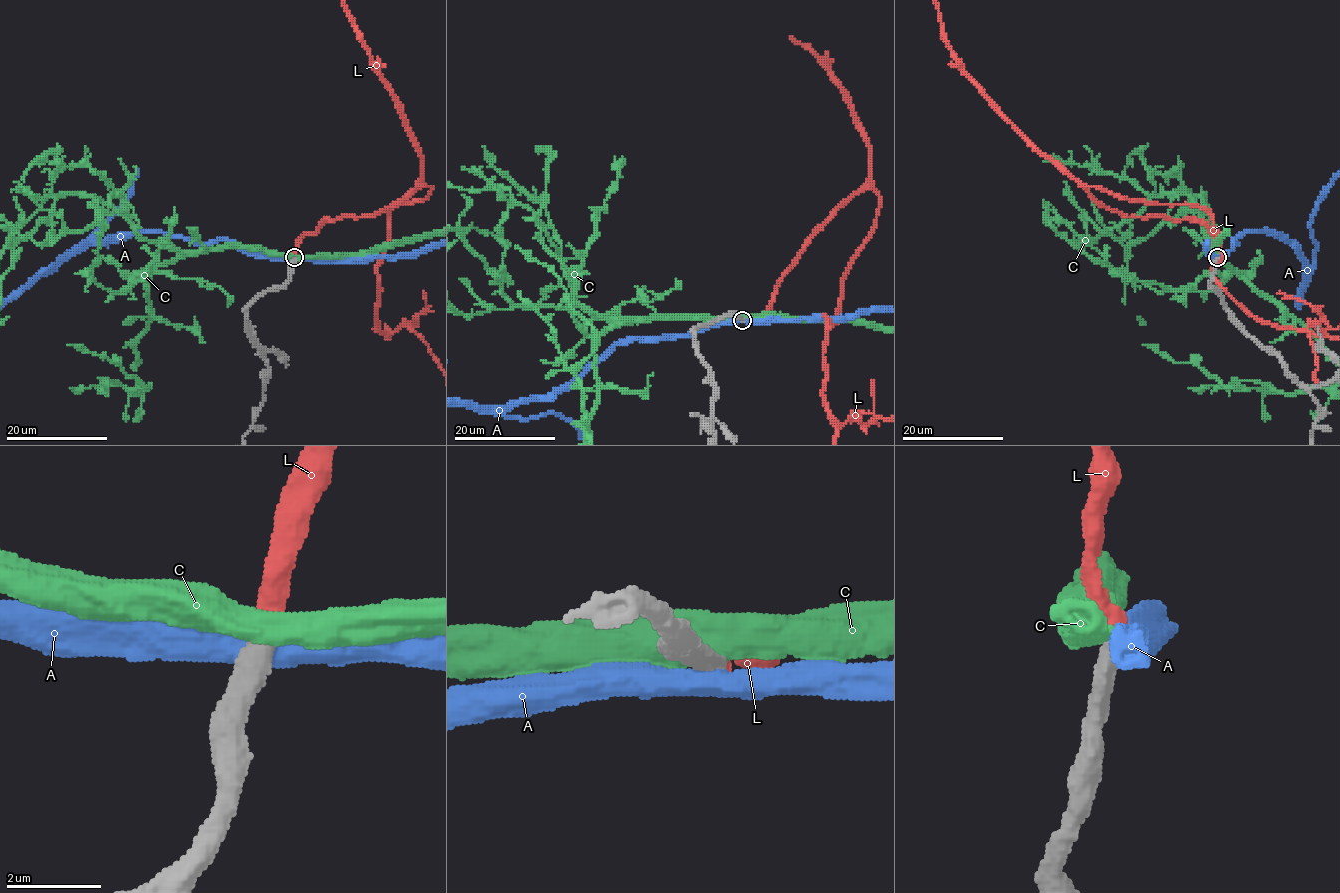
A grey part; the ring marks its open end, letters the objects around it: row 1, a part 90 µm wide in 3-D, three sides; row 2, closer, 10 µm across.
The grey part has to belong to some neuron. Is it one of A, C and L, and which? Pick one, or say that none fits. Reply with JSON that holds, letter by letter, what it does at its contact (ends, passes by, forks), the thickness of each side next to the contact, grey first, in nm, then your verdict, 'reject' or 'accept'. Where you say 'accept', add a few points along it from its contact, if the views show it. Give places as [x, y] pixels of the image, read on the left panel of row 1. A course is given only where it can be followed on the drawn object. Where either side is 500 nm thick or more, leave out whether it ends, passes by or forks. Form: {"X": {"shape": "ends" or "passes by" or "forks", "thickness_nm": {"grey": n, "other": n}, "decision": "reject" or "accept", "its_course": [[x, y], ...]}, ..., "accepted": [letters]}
{"A": {"thickness_nm": {"grey": 500, "other": 550}, "decision": "reject"}, "C": {"thickness_nm": {"grey": 500, "other": 550}, "decision": "reject"}, "L": {"shape": "ends", "thickness_nm": {"grey": 480, "other": 440}, "decision": "accept"}, "accepted": ["L"]}

